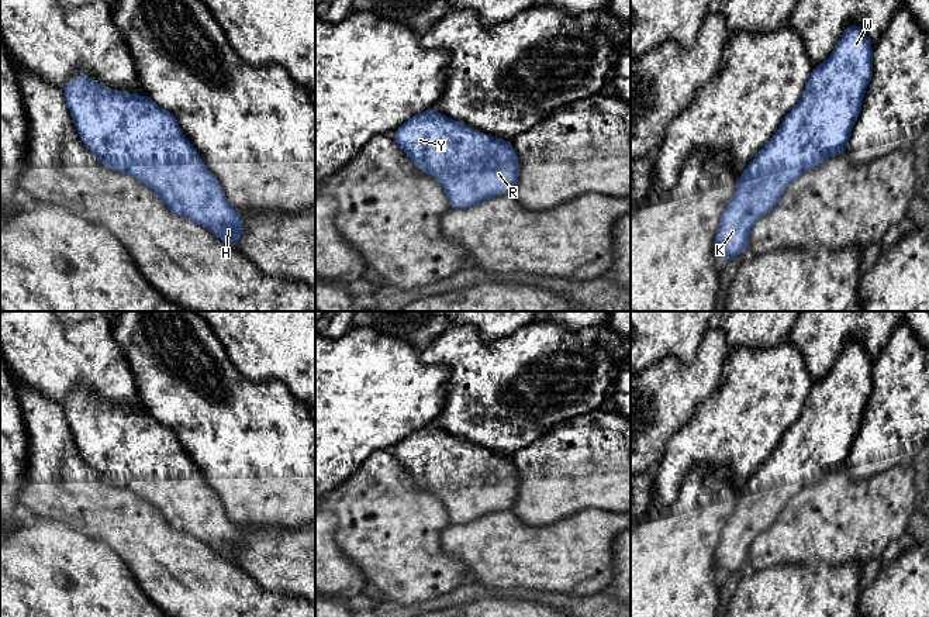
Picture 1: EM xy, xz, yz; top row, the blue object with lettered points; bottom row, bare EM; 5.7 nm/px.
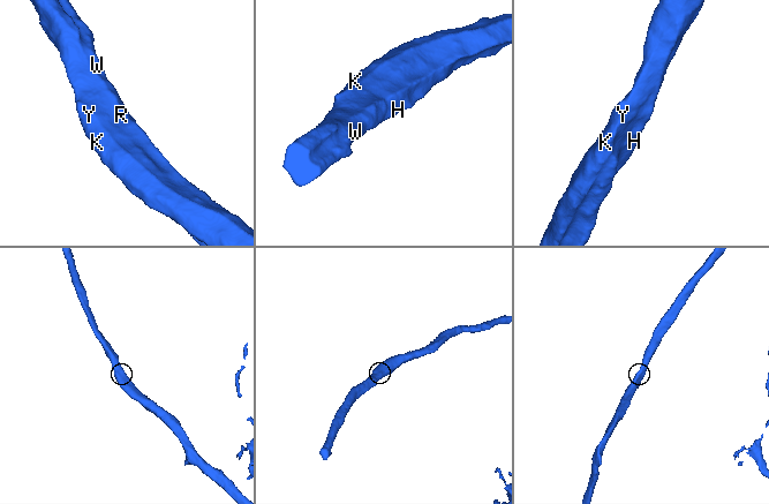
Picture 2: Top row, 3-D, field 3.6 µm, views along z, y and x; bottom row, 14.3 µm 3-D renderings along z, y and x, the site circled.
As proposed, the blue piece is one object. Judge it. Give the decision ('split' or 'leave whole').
leave whole

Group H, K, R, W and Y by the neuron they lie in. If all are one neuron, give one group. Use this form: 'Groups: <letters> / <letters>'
Groups: H K R W Y

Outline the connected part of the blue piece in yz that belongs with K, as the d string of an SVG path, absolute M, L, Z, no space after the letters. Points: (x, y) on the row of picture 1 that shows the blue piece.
M846 25L832 55L812 69L798 104L740 175L715 235L722 262L747 249L756 221L795 179L846 151L871 77L871 41L860 25Z

